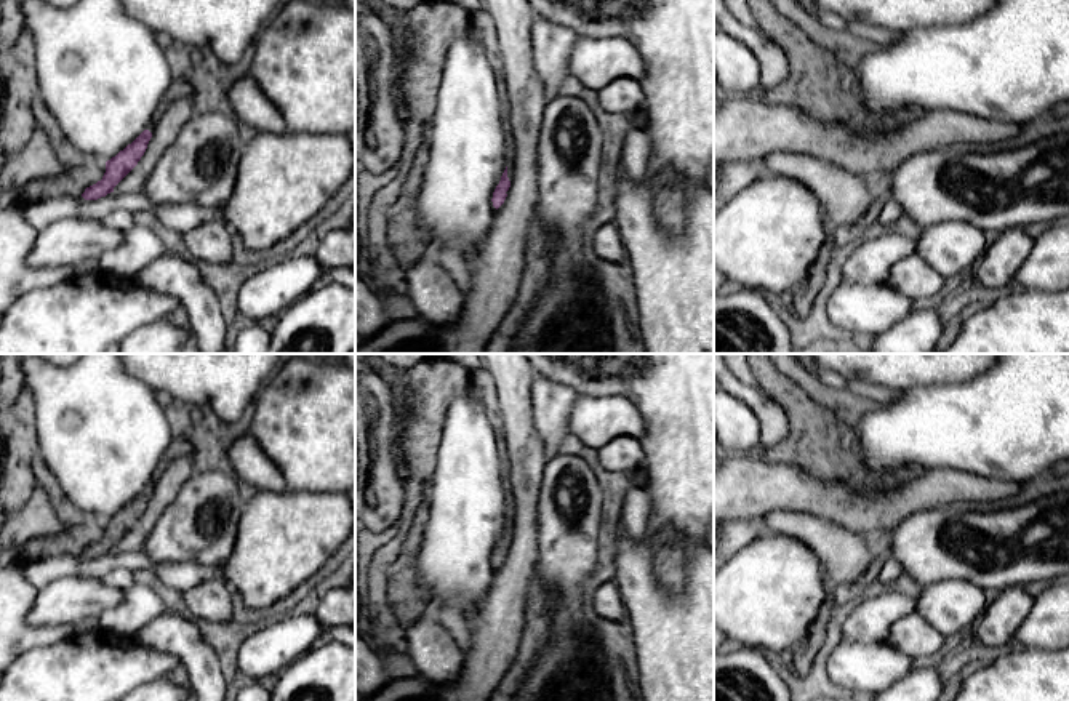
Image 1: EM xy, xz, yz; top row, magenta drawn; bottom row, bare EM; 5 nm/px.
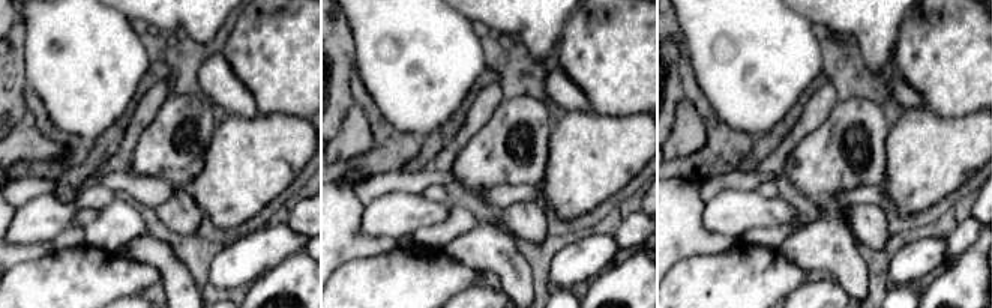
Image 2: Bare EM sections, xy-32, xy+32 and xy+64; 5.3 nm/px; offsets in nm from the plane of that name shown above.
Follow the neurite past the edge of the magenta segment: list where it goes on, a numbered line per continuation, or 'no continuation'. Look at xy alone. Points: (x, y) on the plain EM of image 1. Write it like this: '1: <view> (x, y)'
1: xy (180, 447)

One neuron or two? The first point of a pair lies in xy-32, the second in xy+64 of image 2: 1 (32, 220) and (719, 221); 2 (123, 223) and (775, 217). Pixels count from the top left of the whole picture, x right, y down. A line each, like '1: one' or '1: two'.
1: one
2: two

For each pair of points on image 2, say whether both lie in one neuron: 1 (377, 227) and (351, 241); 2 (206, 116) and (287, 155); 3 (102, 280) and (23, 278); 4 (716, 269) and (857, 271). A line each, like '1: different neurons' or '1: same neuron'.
1: different neurons
2: different neurons
3: same neuron
4: different neurons

